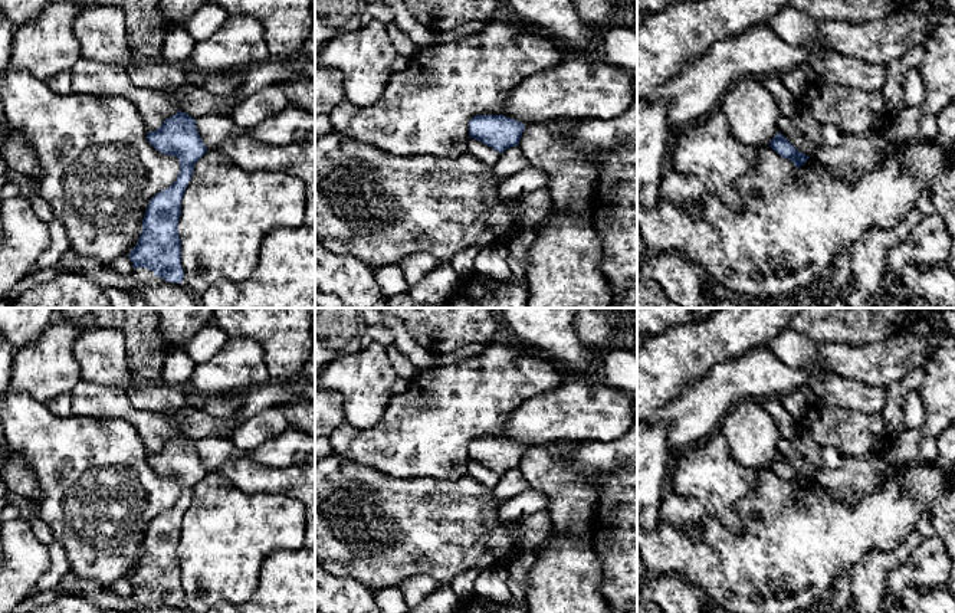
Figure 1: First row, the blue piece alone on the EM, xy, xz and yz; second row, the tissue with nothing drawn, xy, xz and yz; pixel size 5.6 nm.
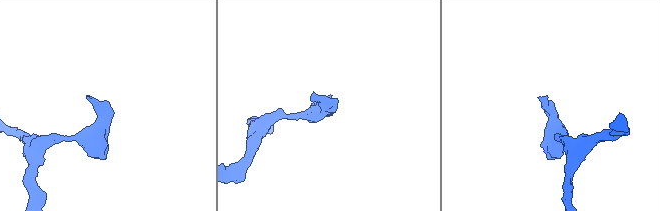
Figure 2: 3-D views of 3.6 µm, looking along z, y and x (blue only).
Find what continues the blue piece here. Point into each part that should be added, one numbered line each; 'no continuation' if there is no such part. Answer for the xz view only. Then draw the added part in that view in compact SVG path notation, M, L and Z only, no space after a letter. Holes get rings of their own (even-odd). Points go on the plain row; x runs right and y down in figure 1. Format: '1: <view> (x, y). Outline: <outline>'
no continuation

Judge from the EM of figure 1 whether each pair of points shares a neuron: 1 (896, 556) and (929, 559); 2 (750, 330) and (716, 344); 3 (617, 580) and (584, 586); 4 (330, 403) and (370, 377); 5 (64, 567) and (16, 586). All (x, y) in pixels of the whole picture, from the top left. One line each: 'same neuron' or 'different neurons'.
1: different neurons
2: same neuron
3: different neurons
4: different neurons
5: different neurons

